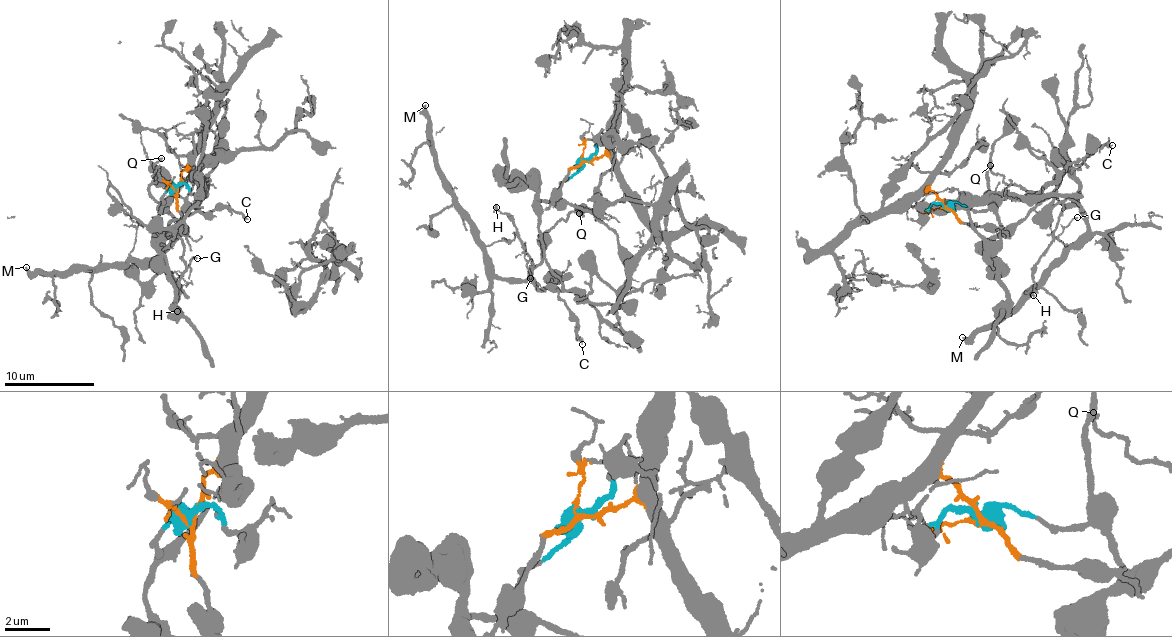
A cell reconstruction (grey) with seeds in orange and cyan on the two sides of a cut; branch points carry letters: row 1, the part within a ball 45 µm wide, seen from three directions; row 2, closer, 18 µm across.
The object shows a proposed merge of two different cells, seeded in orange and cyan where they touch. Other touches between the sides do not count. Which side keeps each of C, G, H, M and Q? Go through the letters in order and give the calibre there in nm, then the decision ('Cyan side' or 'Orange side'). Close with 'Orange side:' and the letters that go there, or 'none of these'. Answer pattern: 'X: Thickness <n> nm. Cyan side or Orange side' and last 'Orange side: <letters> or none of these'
C: Thickness 200 nm. Cyan side
G: Thickness 100 nm. Cyan side
H: Thickness 190 nm. Cyan side
M: Thickness 320 nm. Cyan side
Q: Thickness 180 nm. Cyan side
Orange side: none of these

